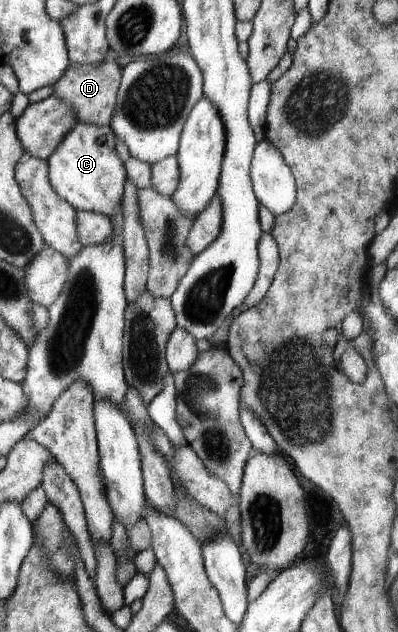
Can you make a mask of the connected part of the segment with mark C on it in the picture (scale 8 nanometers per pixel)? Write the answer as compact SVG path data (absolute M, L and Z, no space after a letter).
M76 124L47 160L48 180L52 190L82 212L102 214L110 218L124 198L124 186L127 182L124 162L115 148L116 140L109 127Z

